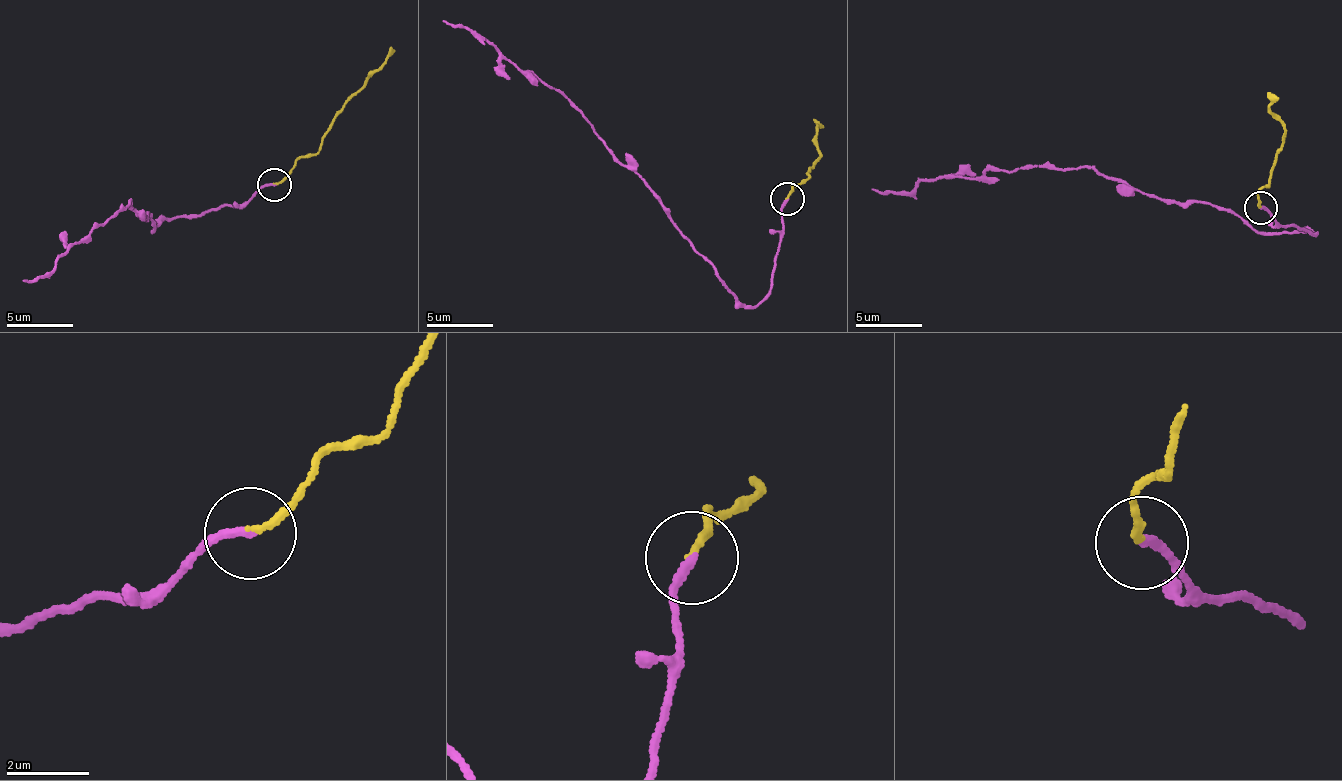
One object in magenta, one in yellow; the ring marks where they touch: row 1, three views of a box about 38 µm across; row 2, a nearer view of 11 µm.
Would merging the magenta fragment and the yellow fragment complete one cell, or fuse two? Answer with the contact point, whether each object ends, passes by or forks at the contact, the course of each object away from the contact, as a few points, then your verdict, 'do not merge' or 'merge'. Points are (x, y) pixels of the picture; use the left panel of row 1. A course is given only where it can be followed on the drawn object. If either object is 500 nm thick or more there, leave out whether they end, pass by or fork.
place (274, 185); magenta ends; yellow ends; course magenta (275, 184), (236, 206), (164, 217), (155, 230), (130, 203), (92, 226), (50, 273), (23, 279); course yellow (275, 184), (288, 174), (300, 157), (316, 153), (331, 118), (383, 67), (392, 48); merge

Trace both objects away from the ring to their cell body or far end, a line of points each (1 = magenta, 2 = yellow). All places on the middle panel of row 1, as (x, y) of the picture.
1: (787, 199), (773, 280), (756, 306), (744, 307), (659, 196), (561, 94), (478, 34), (443, 21)
2: (787, 199), (791, 187), (808, 178), (807, 171), (819, 157), (819, 129), (816, 119)

